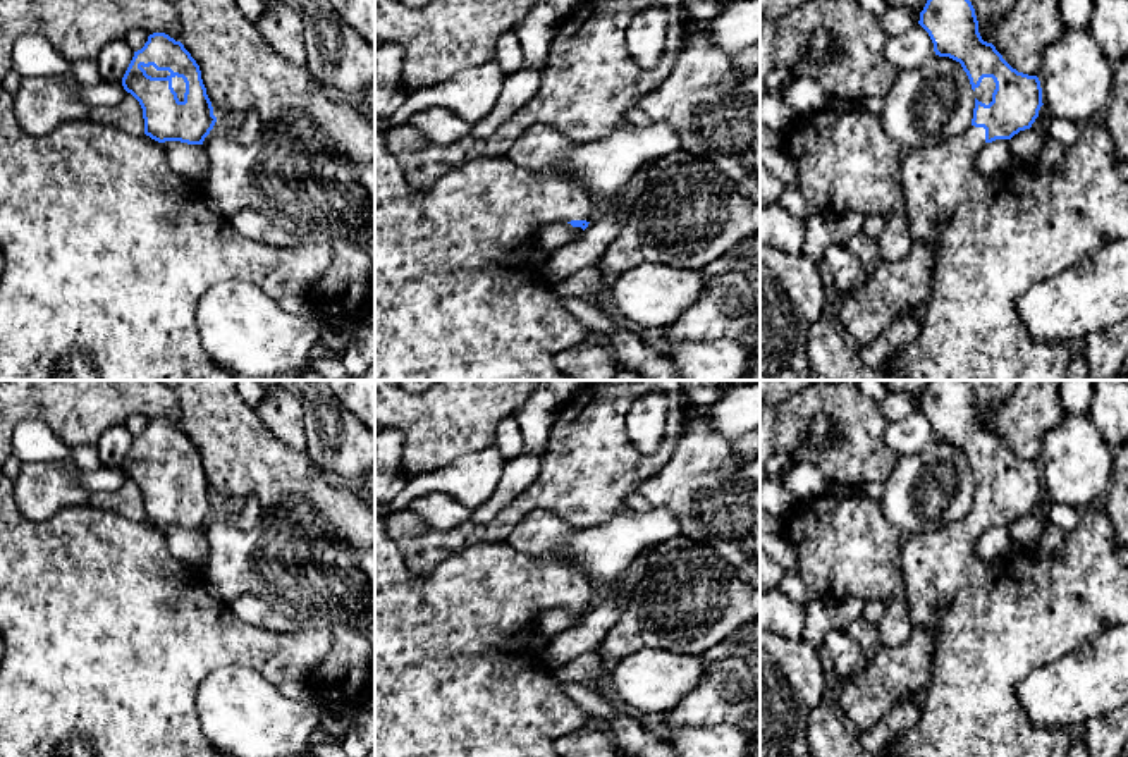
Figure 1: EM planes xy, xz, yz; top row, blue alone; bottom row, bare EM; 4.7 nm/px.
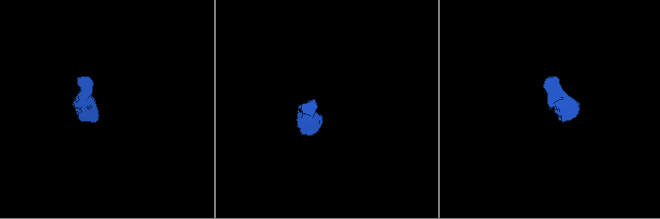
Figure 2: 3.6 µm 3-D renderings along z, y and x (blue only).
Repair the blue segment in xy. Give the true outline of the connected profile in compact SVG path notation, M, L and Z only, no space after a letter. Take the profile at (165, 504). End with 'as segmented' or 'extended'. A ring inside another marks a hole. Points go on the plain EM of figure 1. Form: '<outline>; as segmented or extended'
M165 418L150 420L144 432L134 437L122 463L122 471L143 494L143 521L132 521L91 504L62 509L46 521L29 521L15 504L14 480L0 471L0 635L3 640L3 657L0 661L0 757L227 757L203 735L194 705L201 681L218 668L241 666L254 669L272 685L280 686L285 681L306 680L332 649L334 630L330 628L303 626L297 631L273 631L239 619L230 606L210 595L201 569L179 561L169 551L165 526L203 530L217 508L199 451L181 427Z; extended

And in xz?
M375 516L375 757L561 757L555 742L588 728L592 716L564 693L557 676L543 666L542 655L530 649L528 638L547 611L567 607L585 616L593 600L593 585L569 559L557 554L528 556L506 542L471 545L430 573L418 575L406 566L401 549L389 539L383 518Z; extended

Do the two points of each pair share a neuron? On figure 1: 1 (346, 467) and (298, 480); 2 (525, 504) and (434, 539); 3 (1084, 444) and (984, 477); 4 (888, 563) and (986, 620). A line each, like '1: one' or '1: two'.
1: two
2: one
3: two
4: two

